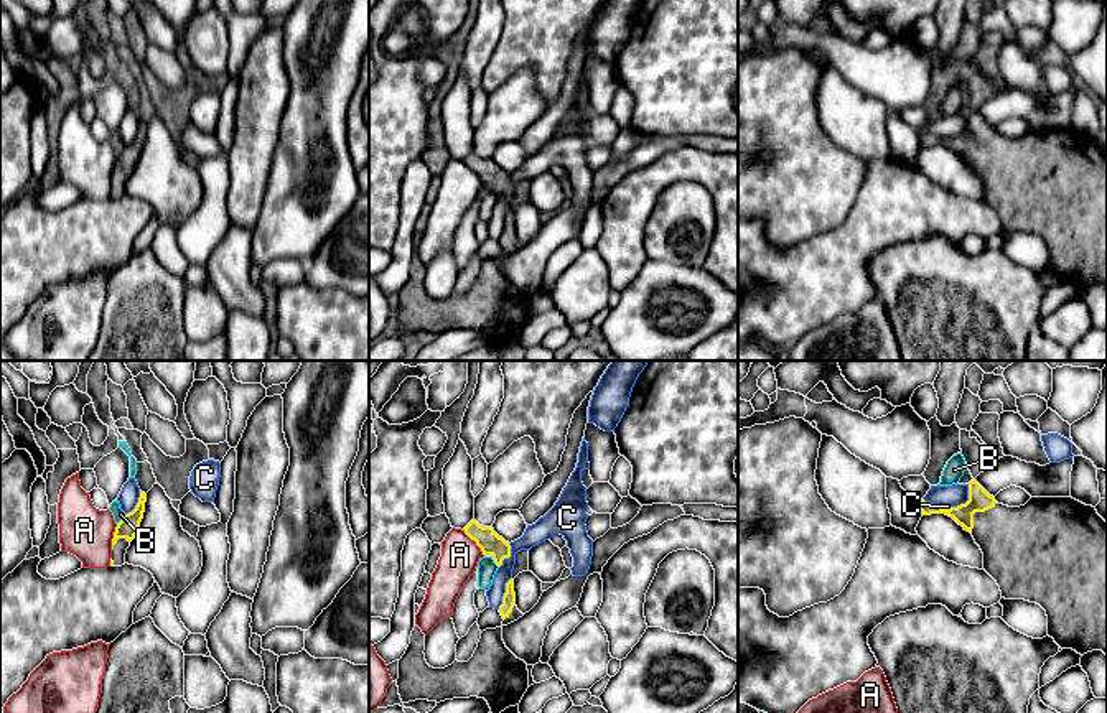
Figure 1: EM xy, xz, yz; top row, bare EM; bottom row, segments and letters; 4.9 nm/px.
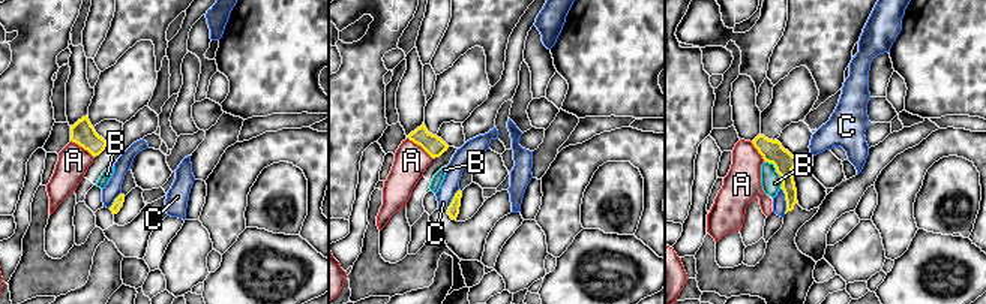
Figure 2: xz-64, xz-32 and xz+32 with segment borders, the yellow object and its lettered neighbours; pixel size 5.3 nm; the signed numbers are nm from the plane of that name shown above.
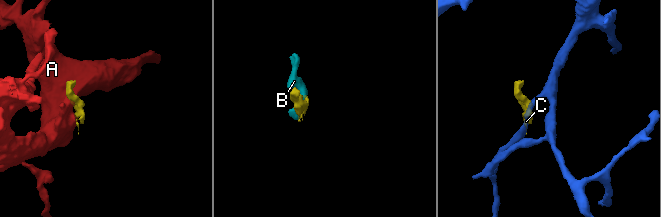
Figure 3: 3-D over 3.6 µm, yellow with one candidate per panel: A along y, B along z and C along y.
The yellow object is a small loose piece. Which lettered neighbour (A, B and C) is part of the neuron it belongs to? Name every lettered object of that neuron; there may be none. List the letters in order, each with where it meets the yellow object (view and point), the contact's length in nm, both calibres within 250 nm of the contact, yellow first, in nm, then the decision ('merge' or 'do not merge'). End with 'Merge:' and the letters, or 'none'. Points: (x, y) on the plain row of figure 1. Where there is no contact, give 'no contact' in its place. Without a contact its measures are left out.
A: xz (475, 172) | 170 nm | 110/190 nm | do not merge
B: xy (122, 150) | 70 nm | 100/60 nm | do not merge
C: yz (952, 139) | 240 nm | 110/110 nm | do not merge
Merge: none

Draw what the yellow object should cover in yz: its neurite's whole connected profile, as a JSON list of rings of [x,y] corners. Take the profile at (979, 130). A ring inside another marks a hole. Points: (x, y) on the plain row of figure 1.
[[[975,110],[969,114],[969,132],[957,138],[941,138],[919,130],[922,147],[946,145],[970,163],[983,184],[983,201],[997,212],[1005,231],[1039,235],[1048,247],[1048,267],[1061,280],[1084,287],[1102,282],[1107,287],[1107,153],[1095,138],[1072,128],[1031,128],[1025,137],[998,135]]]

